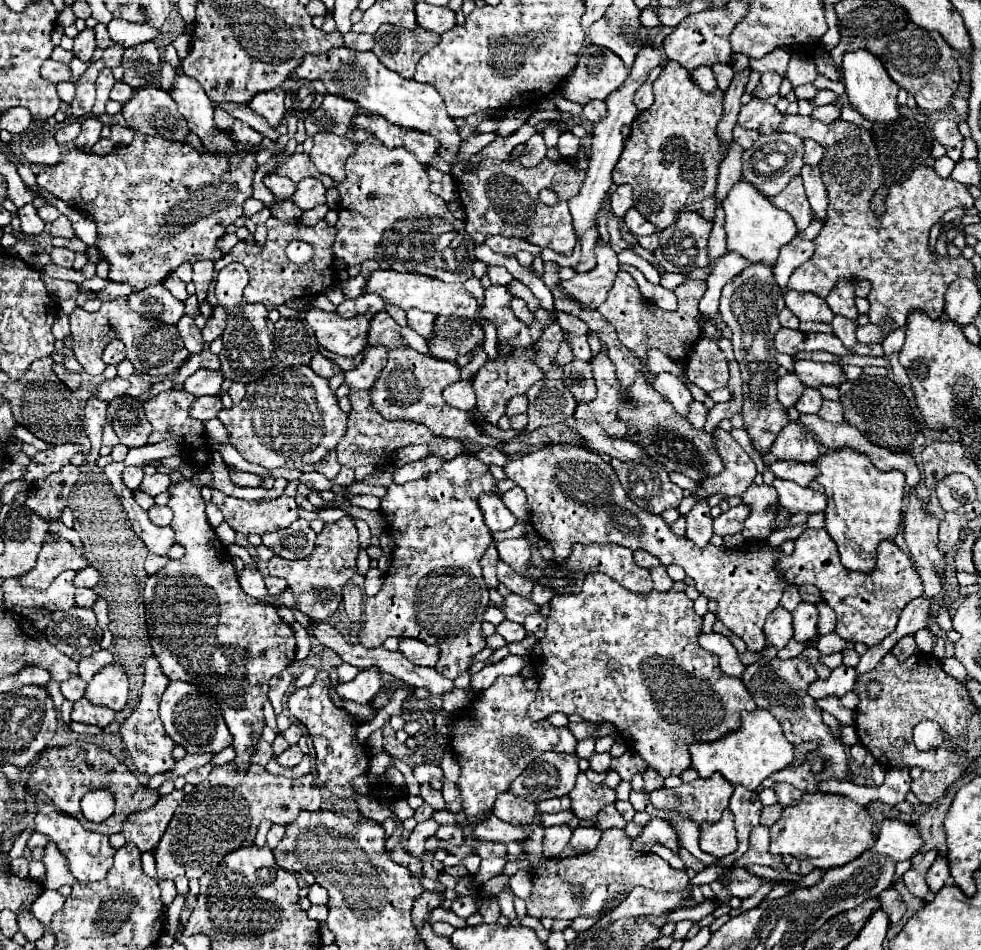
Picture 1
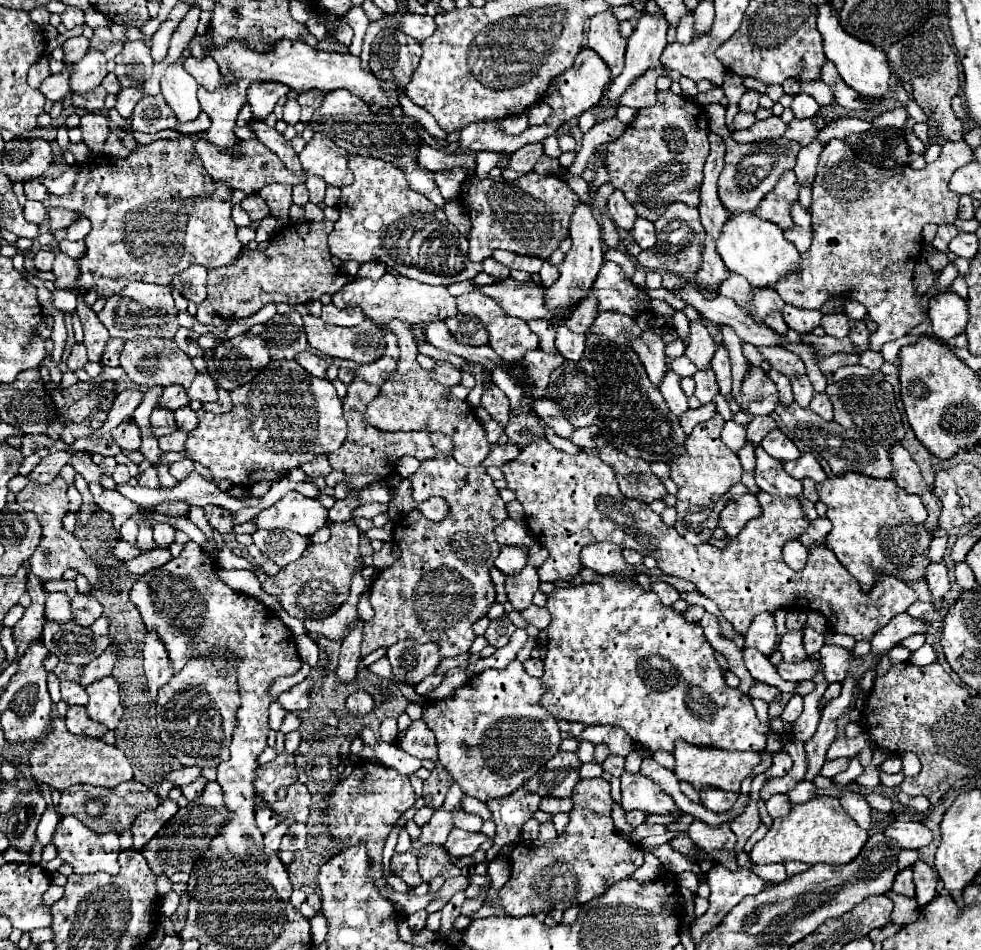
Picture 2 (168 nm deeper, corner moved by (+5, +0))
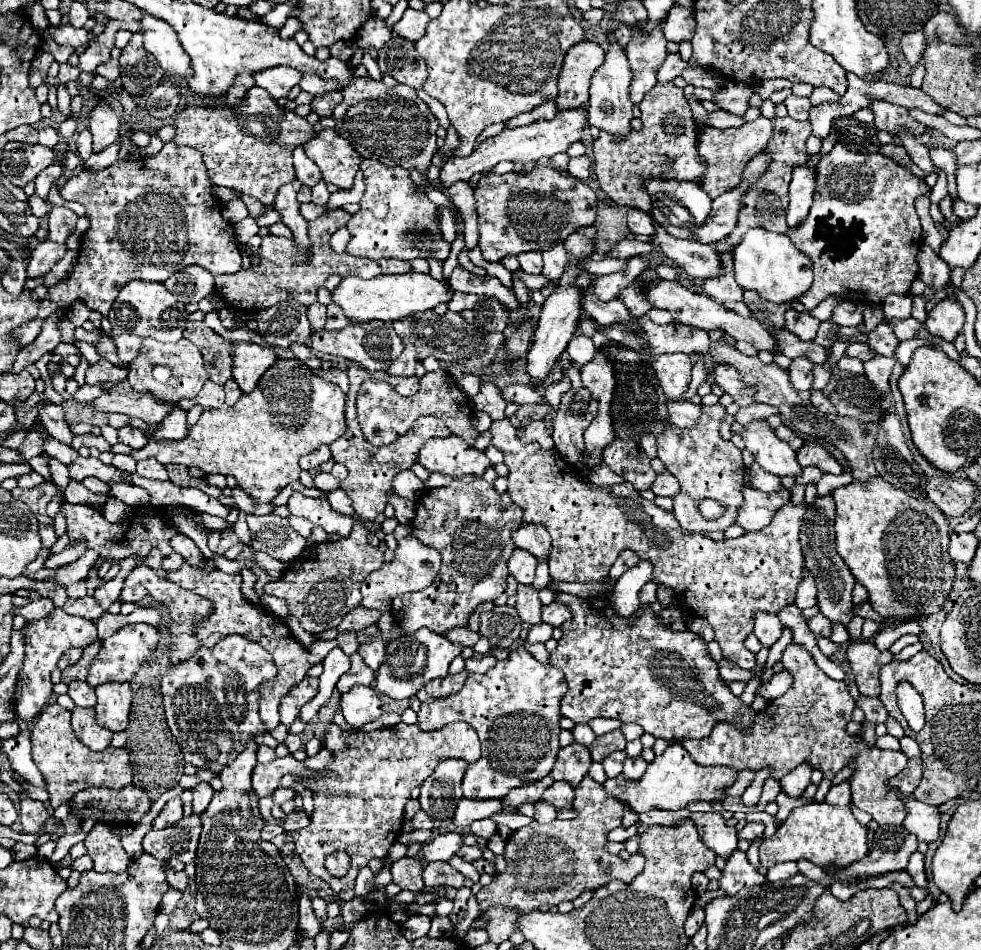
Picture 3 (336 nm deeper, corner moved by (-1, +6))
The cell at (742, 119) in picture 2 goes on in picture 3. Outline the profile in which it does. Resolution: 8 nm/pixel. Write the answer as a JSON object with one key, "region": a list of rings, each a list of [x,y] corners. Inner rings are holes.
{"region":[[[715,110],[707,116],[707,126],[711,128],[719,128],[719,130],[725,130],[725,128],[737,128],[745,124],[745,120],[741,116],[733,116],[733,114],[727,114],[727,112],[721,112],[721,110]]]}

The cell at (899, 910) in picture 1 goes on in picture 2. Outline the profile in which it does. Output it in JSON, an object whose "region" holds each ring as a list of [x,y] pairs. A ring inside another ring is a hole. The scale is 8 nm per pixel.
{"region":[[[889,890],[885,896],[887,896],[887,898],[891,898],[891,900],[893,900],[893,904],[895,904],[895,908],[893,908],[893,912],[891,912],[891,922],[893,922],[893,924],[905,926],[905,924],[909,924],[909,922],[917,920],[919,904],[917,904],[917,900],[915,900],[915,898],[901,896],[901,894],[893,892],[893,890]]]}

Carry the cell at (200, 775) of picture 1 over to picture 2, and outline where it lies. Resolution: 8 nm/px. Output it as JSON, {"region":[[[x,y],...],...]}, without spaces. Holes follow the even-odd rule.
{"region":[[[199,776],[199,778],[197,778],[197,780],[193,780],[191,784],[183,786],[181,790],[183,790],[183,794],[185,794],[185,798],[187,798],[187,800],[195,800],[195,798],[201,794],[201,790],[205,788],[205,784],[207,784],[207,780],[205,780],[203,776]]]}

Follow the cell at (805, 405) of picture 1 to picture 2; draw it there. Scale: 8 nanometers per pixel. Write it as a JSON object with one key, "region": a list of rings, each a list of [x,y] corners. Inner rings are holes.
{"region":[[[803,376],[803,378],[793,378],[793,380],[791,380],[791,386],[793,386],[795,402],[797,402],[799,406],[807,408],[809,402],[811,402],[811,398],[813,398],[813,386],[811,386],[809,378],[807,378],[807,376]]]}

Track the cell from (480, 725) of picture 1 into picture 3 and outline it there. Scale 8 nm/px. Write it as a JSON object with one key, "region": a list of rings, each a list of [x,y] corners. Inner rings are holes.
{"region":[[[521,646],[521,648],[515,648],[507,660],[497,662],[489,672],[469,674],[459,694],[421,704],[417,712],[417,726],[421,730],[427,730],[427,728],[437,730],[457,720],[467,722],[479,734],[481,758],[469,764],[469,768],[465,770],[463,784],[461,784],[463,796],[467,796],[469,800],[491,800],[491,798],[497,798],[497,792],[511,790],[515,788],[515,784],[529,784],[529,782],[541,780],[551,772],[557,752],[561,748],[559,746],[559,732],[561,732],[559,702],[565,696],[565,692],[567,692],[567,682],[565,682],[563,672],[551,664],[537,662]]]}

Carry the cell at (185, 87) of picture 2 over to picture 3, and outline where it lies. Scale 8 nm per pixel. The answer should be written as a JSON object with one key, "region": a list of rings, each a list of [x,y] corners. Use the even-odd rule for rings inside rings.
{"region":[[[149,14],[139,20],[139,26],[145,38],[145,50],[155,56],[155,60],[169,76],[177,76],[183,84],[187,84],[191,60],[181,48],[177,32],[173,32],[173,28],[169,28],[169,24],[165,24],[163,20],[157,20]]]}

